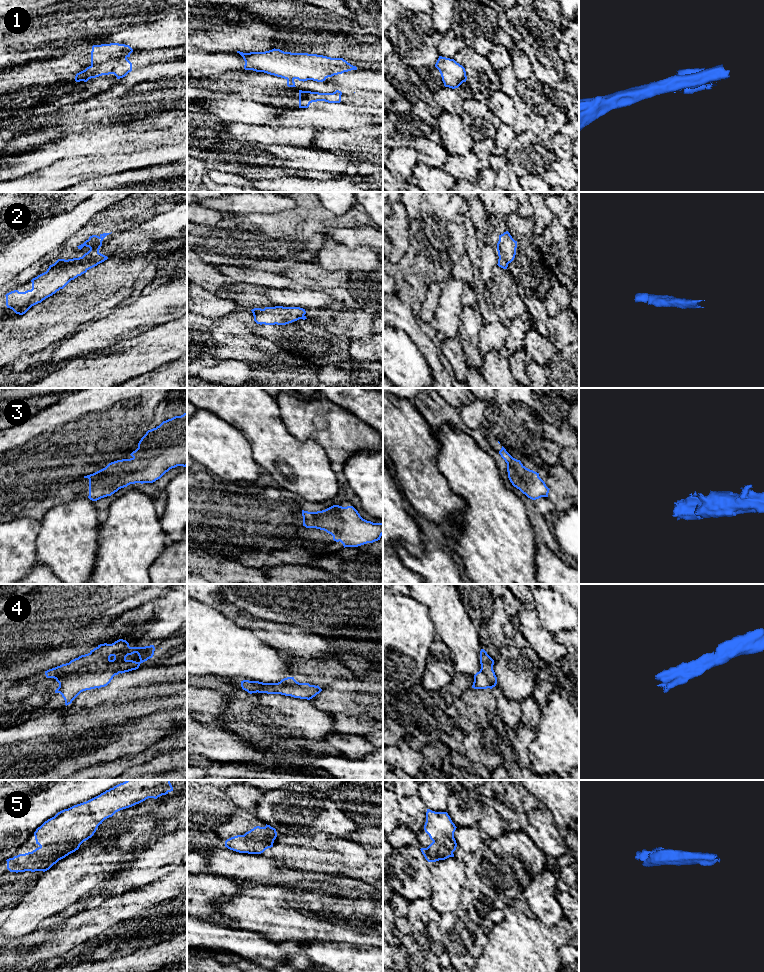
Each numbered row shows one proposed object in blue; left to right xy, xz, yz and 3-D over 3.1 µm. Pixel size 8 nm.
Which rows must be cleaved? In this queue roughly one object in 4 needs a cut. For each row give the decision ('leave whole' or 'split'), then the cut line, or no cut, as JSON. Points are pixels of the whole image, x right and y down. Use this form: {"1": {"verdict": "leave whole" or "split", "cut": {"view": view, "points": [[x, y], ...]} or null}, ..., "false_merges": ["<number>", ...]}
{"1": {"verdict": "split", "cut": {"view": "xy", "points": [[126, 57], [108, 60], [91, 66]]}}, "2": {"verdict": "leave whole", "cut": null}, "3": {"verdict": "leave whole", "cut": null}, "4": {"verdict": "leave whole", "cut": null}, "5": {"verdict": "leave whole", "cut": null}, "false_merges": ["1"]}

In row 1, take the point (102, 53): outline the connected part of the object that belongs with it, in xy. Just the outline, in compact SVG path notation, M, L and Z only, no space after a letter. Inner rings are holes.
M110 43L93 45L91 51L91 66L130 57L133 49L129 45Z

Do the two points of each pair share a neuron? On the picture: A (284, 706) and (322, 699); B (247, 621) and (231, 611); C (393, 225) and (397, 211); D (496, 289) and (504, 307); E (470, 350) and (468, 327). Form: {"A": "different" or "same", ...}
{"A": "different", "B": "same", "C": "same", "D": "same", "E": "same"}

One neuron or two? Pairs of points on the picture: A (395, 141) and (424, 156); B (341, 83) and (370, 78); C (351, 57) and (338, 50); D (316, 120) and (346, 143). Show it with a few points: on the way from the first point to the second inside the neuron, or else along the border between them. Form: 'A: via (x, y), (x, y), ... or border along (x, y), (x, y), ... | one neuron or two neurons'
A: via (403, 141), (412, 141), (419, 148) | one neuron
B: via (348, 82), (363, 80) | one neuron
C: border along (364, 44), (354, 45), (342, 57) | two neurons
D: border along (351, 127), (326, 130) | two neurons

